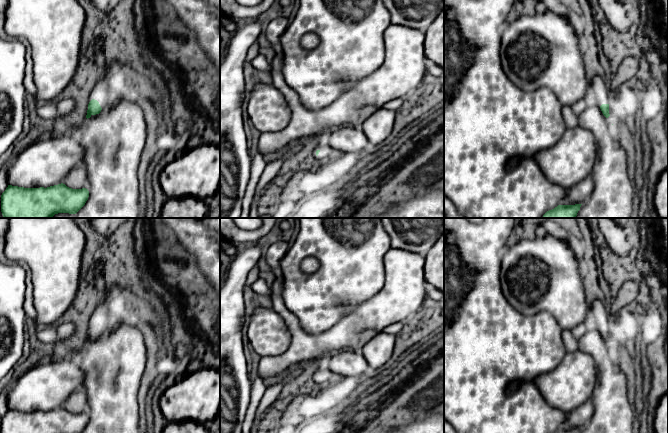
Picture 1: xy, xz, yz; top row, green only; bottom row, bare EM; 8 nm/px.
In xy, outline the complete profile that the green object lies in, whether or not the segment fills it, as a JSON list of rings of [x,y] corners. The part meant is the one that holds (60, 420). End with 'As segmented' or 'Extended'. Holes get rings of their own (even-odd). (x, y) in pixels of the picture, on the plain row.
[[[63,407],[47,412],[8,409],[1,419],[1,433],[81,433],[88,421],[88,413],[72,413]]]. As segmented

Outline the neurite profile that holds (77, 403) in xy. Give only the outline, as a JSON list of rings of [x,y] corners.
[[[83,387],[78,388],[75,393],[67,398],[62,407],[72,413],[85,412],[87,408],[87,397]]]

